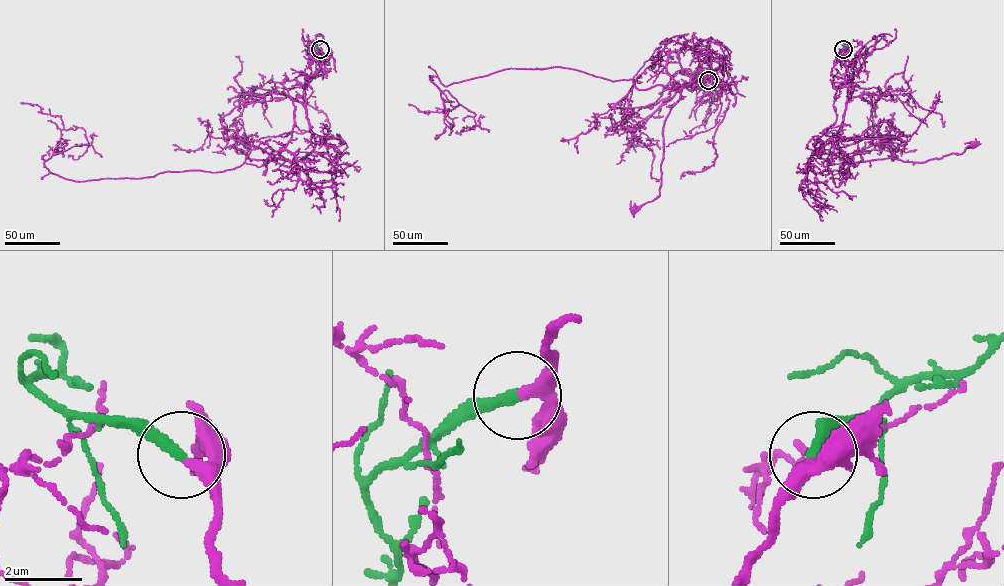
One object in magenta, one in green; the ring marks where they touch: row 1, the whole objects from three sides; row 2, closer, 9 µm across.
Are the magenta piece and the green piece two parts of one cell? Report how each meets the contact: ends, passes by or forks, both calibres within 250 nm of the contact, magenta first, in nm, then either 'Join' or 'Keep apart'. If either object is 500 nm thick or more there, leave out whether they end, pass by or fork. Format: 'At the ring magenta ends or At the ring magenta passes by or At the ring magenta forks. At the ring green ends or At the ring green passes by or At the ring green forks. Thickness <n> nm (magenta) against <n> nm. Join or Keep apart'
At the ring magenta passes by. At the ring green ends. Thickness 240 nm (magenta) against 320 nm. Join

